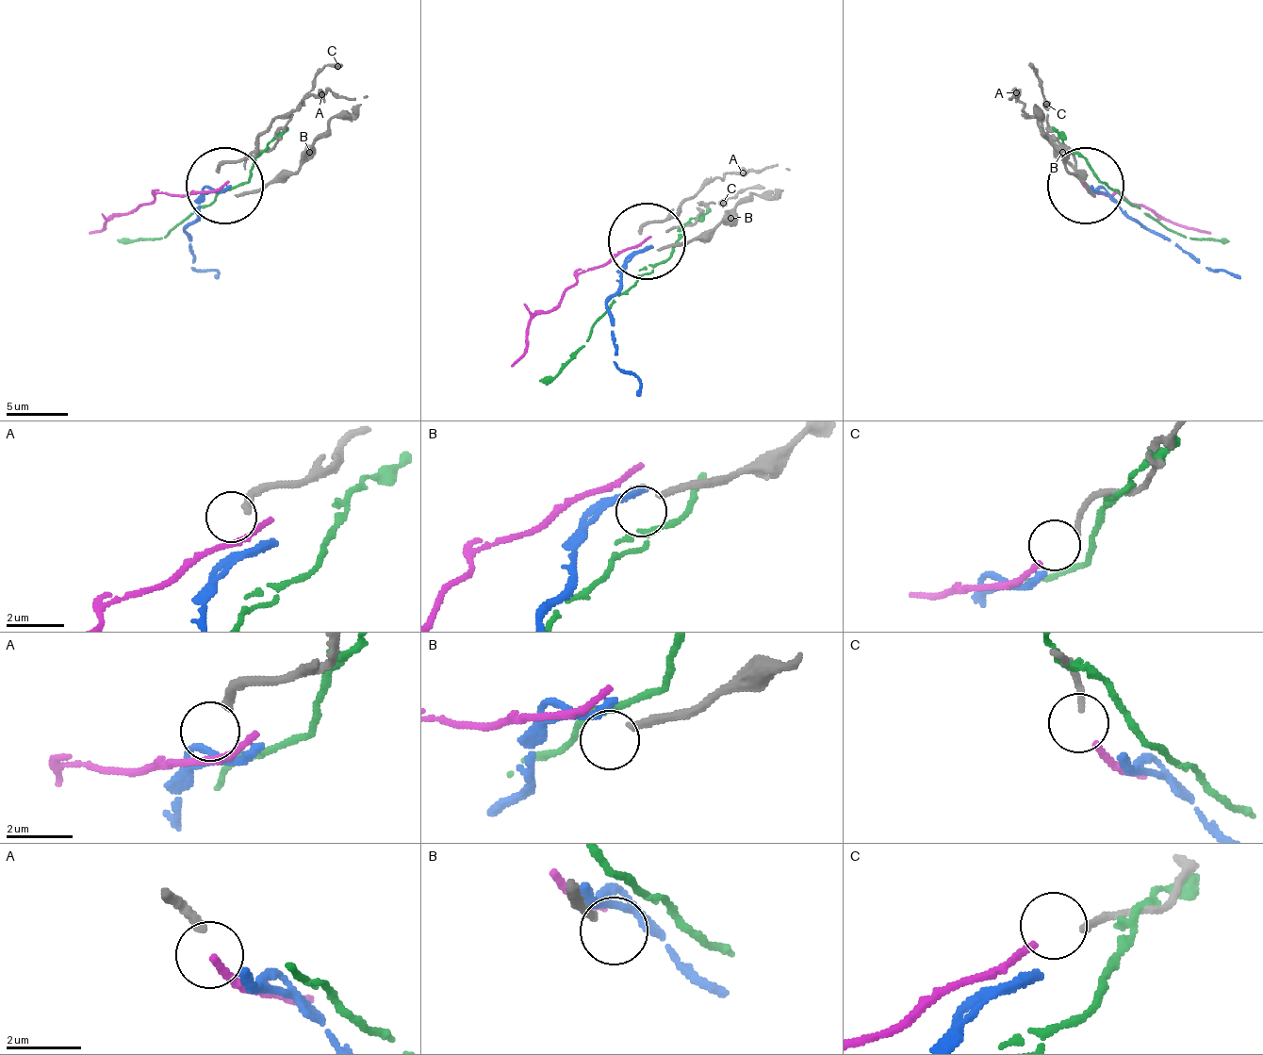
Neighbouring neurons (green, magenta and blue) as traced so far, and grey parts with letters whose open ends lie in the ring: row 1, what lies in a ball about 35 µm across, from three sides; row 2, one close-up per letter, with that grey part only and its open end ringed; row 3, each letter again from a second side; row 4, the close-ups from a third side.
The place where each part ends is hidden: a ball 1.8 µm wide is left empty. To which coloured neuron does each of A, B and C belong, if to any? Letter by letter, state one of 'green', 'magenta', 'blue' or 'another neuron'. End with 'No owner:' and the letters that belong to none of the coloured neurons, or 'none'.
A: another neuron
B: another neuron
C: magenta
No owner: A, B

